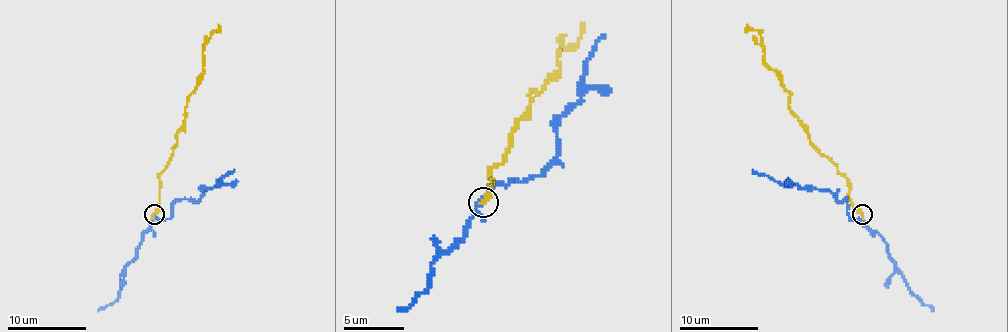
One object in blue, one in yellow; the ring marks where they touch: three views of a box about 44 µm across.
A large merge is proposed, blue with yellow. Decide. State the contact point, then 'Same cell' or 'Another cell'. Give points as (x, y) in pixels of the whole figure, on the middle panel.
Place: (483, 202). Same cell

